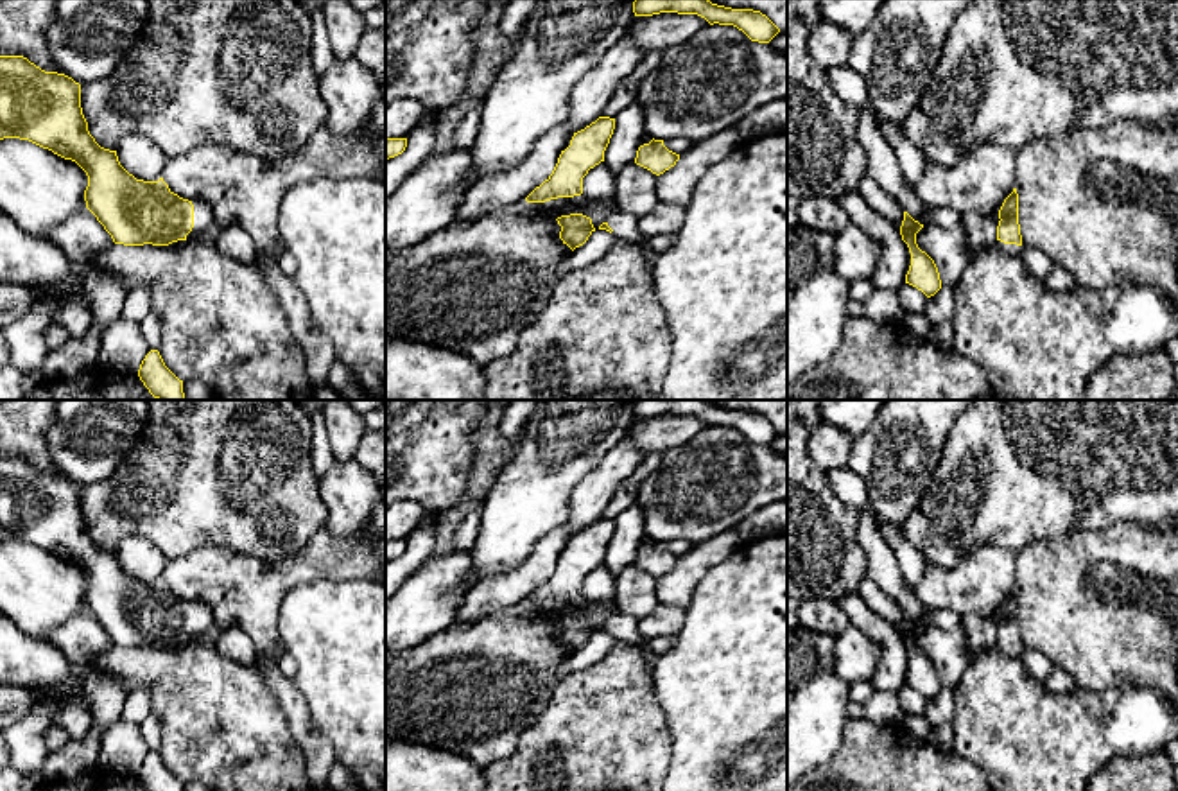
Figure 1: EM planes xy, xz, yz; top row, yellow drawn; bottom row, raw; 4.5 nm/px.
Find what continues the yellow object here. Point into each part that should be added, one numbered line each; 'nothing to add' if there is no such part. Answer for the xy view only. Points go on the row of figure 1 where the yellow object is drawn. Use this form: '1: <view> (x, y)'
1: xy (203, 217)

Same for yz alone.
1: yz (1013, 250)

